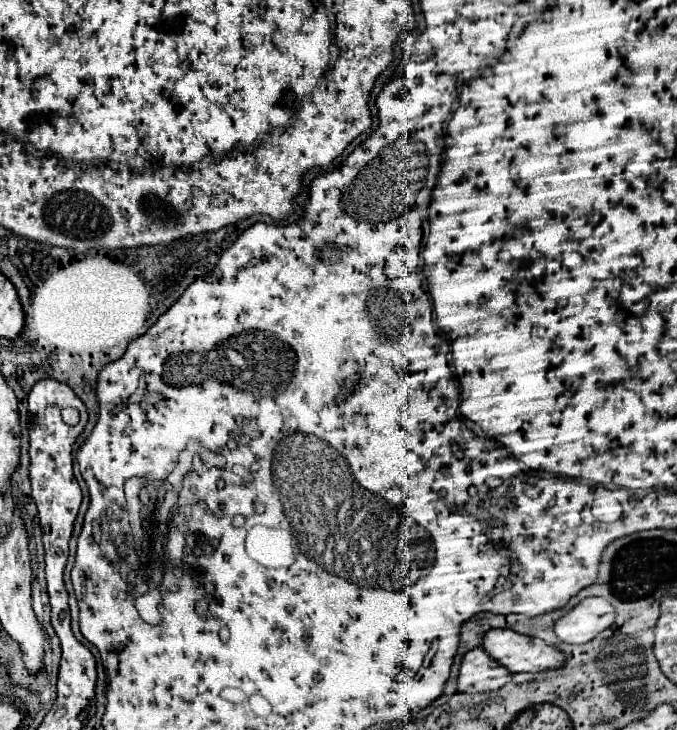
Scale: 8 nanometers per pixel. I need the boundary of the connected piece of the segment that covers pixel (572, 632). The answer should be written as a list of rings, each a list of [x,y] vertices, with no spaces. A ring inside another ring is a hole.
[[[586,597],[554,623],[554,633],[564,643],[586,643],[614,625],[614,607],[606,599]]]

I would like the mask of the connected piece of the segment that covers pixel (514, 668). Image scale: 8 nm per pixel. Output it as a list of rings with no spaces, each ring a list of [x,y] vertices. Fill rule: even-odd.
[[[488,629],[482,649],[512,673],[550,671],[564,665],[564,655],[556,647],[512,629]]]

